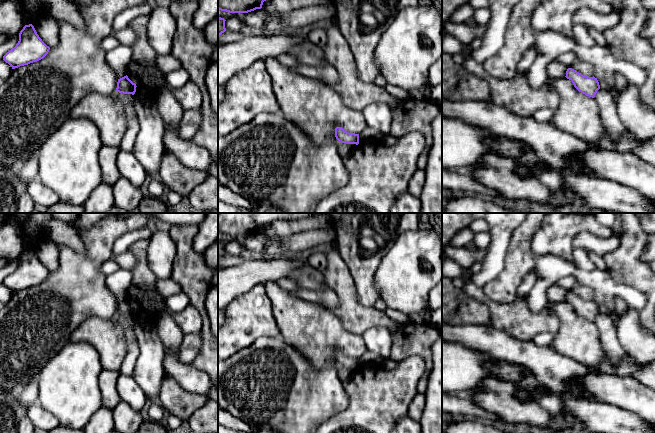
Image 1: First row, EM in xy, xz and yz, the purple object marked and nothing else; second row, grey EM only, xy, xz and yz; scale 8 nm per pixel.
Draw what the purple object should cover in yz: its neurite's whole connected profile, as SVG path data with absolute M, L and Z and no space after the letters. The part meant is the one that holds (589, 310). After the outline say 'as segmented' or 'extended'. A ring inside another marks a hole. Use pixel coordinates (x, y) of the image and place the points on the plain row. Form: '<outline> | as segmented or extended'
M568 292L566 295L567 303L571 304L574 311L581 317L588 321L594 322L597 315L600 313L597 302L584 300L572 292Z | as segmented

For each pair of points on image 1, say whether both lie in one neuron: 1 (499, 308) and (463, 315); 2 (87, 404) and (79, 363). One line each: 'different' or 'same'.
1: different
2: same

